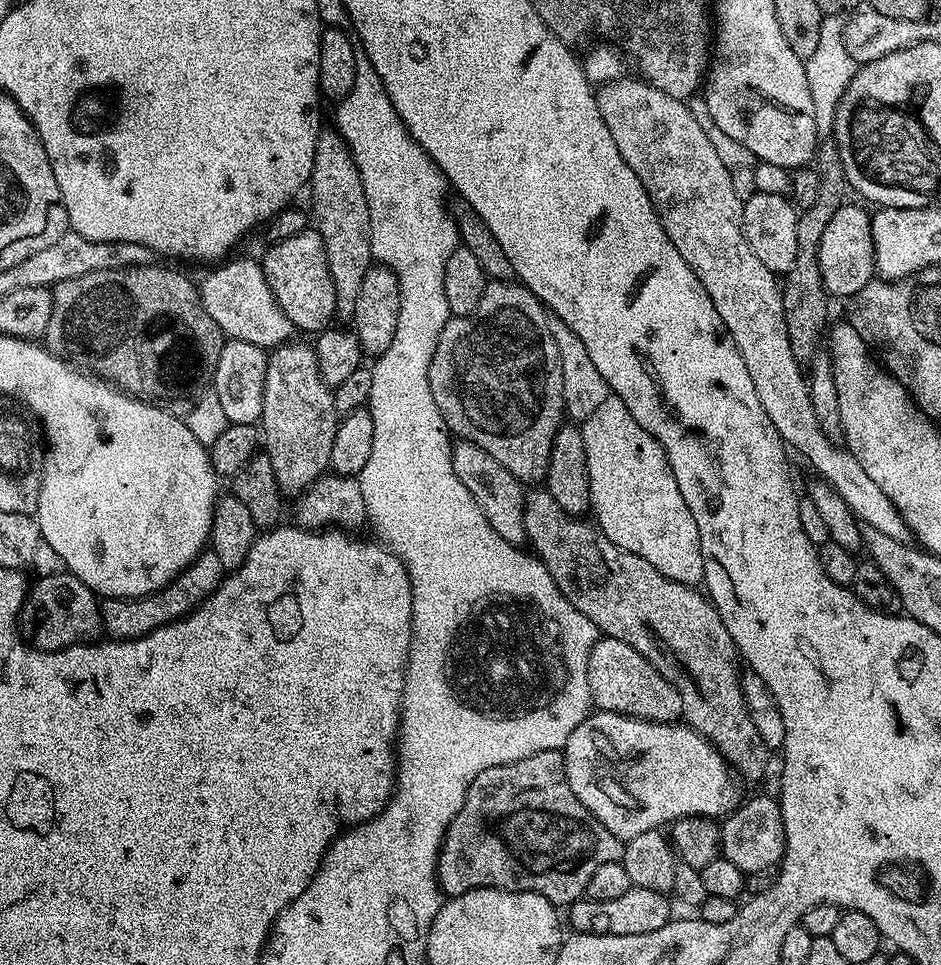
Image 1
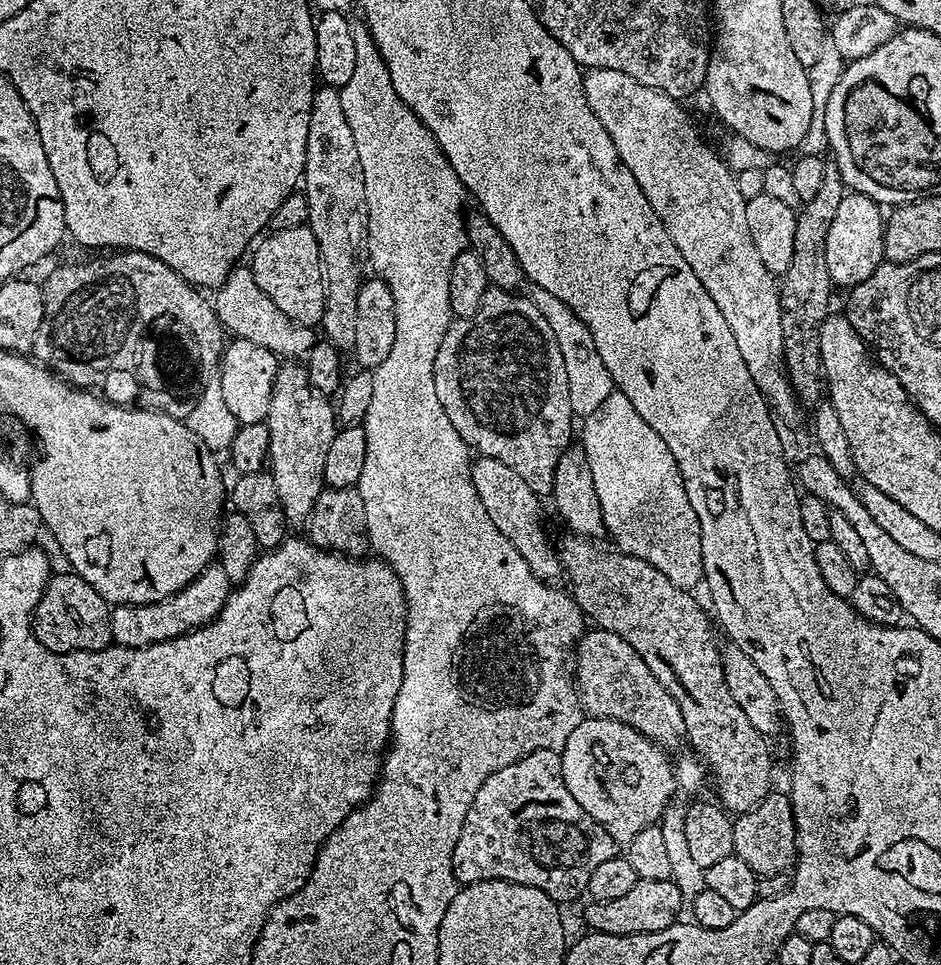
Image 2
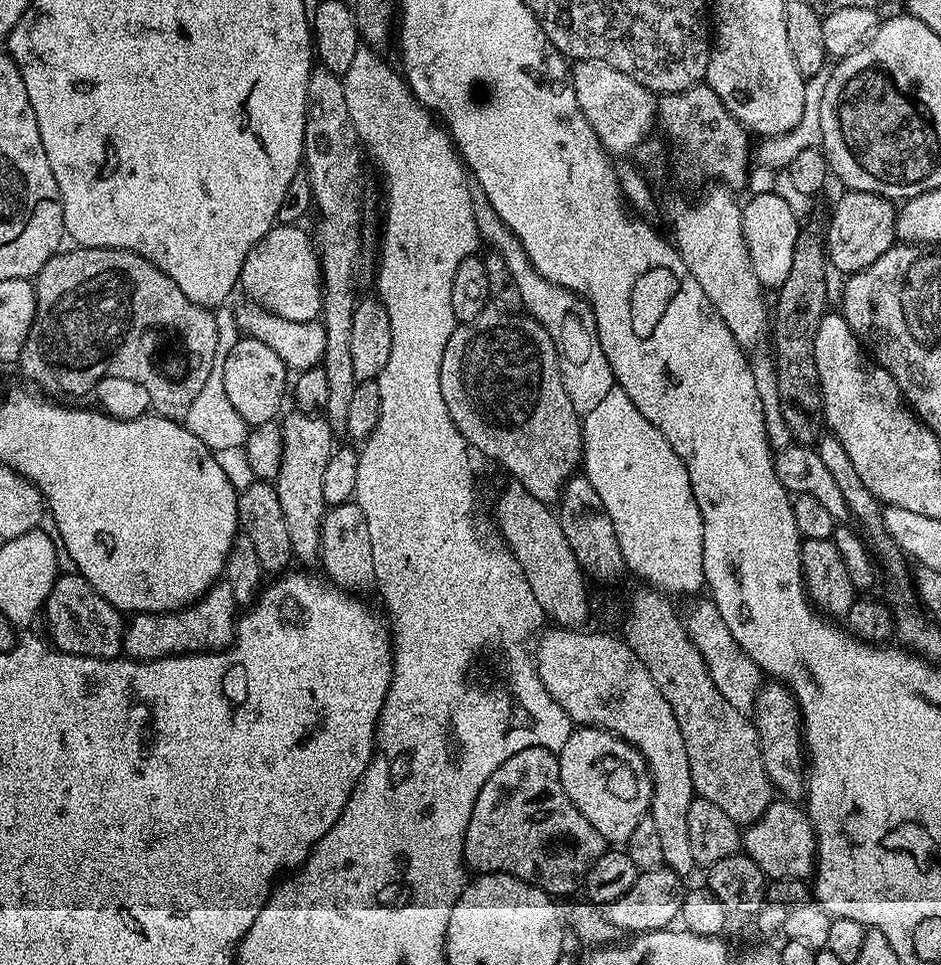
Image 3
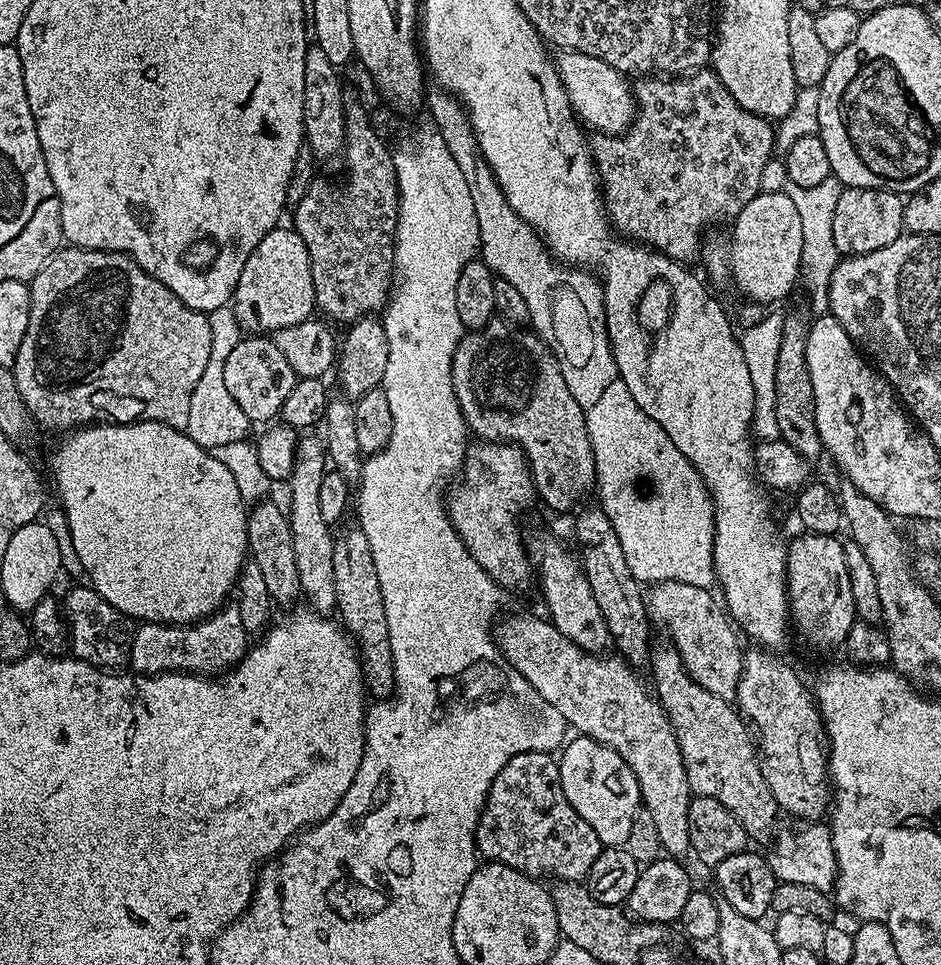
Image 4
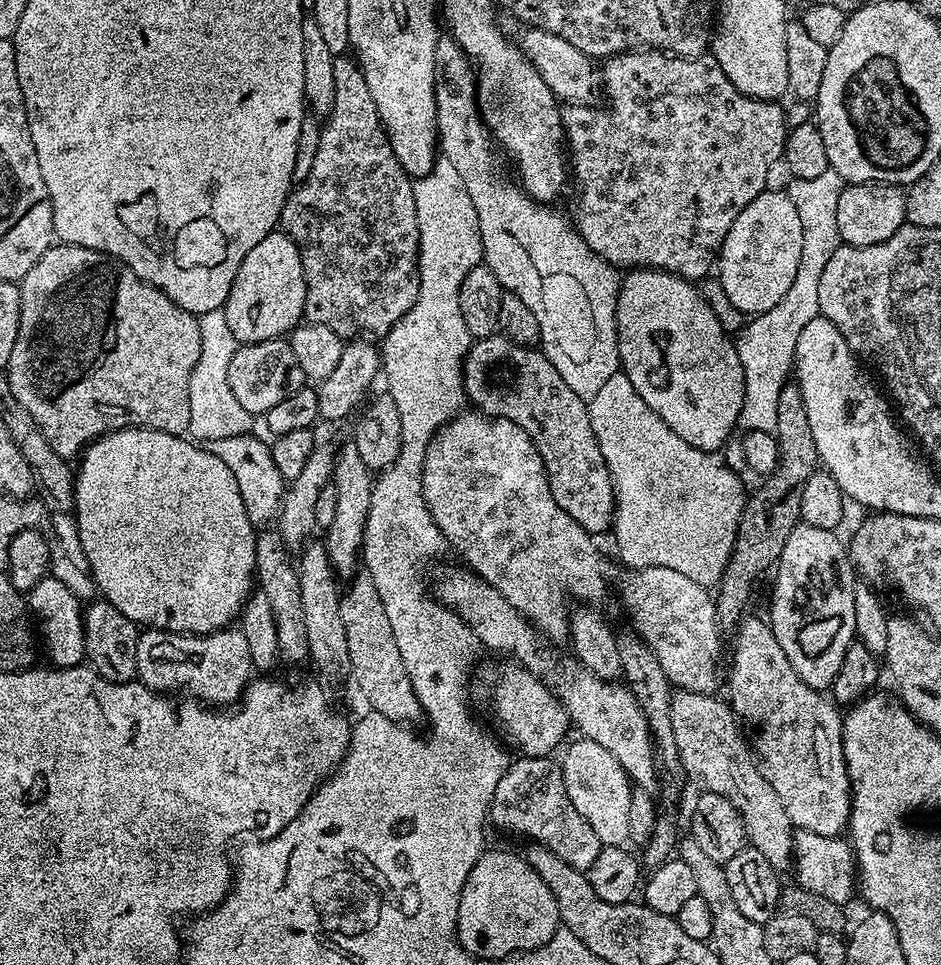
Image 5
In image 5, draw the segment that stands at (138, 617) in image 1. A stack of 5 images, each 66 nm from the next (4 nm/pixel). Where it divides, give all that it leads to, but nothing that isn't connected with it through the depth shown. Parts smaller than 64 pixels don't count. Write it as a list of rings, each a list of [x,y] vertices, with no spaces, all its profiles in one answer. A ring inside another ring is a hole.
[[[236,626],[222,628],[218,632],[208,632],[205,636],[149,628],[140,632],[136,643],[136,680],[146,685],[152,692],[161,694],[185,692],[188,698],[195,698],[208,706],[232,706],[243,696],[244,689],[248,687],[253,676],[250,642],[246,642],[246,634],[242,634]]]

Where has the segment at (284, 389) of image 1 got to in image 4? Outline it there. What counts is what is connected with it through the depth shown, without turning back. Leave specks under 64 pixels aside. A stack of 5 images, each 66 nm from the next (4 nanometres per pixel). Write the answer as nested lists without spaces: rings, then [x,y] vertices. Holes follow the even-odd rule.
[[[316,434],[301,435],[297,442],[292,476],[286,481],[286,487],[288,487],[286,511],[294,538],[294,558],[298,565],[298,578],[303,599],[307,601],[312,611],[332,614],[336,612],[334,532],[322,518],[321,509],[318,506],[318,489],[322,486],[322,478],[326,471],[326,444],[321,437],[319,440],[312,435]]]

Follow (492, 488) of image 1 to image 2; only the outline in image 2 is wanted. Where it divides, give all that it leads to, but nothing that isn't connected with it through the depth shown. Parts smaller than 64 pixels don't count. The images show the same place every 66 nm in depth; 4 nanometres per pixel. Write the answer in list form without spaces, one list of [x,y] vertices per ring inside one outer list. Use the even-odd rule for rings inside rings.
[[[477,455],[471,461],[474,490],[478,490],[478,498],[482,498],[482,506],[486,514],[490,514],[490,522],[498,526],[498,534],[505,544],[510,545],[530,566],[530,570],[541,582],[556,582],[561,579],[562,569],[557,549],[548,541],[548,532],[544,529],[544,520],[540,517],[541,497],[537,496],[530,486],[526,486],[523,478],[518,478],[510,466],[498,462],[498,458]]]

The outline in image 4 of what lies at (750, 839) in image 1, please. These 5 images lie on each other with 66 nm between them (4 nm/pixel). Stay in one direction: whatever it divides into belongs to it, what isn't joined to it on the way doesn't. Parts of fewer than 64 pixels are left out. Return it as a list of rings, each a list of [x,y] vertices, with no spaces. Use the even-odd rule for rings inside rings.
[[[792,818],[788,822],[789,824],[781,823],[775,829],[774,839],[771,841],[772,853],[767,853],[766,856],[772,873],[779,882],[797,883],[831,893],[836,886],[836,855],[831,827],[816,820]]]

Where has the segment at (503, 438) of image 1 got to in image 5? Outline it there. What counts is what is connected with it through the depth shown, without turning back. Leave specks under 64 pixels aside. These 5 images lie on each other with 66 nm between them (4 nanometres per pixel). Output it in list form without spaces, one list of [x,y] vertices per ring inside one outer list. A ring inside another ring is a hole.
[[[493,334],[484,340],[473,343],[464,359],[464,394],[471,407],[484,413],[485,416],[501,420],[512,420],[534,442],[540,452],[544,469],[550,482],[550,494],[554,494],[554,502],[593,534],[599,534],[613,527],[616,514],[616,495],[610,478],[610,470],[606,466],[606,458],[602,458],[602,450],[598,450],[598,438],[594,438],[594,426],[590,426],[588,405],[566,382],[562,382],[562,374],[554,370],[554,366],[545,358],[539,347],[527,344],[515,344],[503,334]]]

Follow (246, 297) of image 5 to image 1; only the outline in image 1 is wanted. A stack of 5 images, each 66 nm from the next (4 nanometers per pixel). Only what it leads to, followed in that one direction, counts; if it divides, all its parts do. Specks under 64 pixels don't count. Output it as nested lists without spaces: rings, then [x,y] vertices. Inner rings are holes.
[[[305,230],[272,244],[262,259],[264,277],[293,329],[319,334],[333,323],[336,316],[334,278],[330,278],[326,250],[319,232]]]

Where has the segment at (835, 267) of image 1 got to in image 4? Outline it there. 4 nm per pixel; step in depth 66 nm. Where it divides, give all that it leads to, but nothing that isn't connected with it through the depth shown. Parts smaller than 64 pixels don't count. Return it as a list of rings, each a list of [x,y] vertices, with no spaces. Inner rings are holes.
[[[844,186],[834,215],[834,241],[841,257],[861,256],[882,246],[890,246],[905,231],[905,197],[885,188],[850,188]]]

